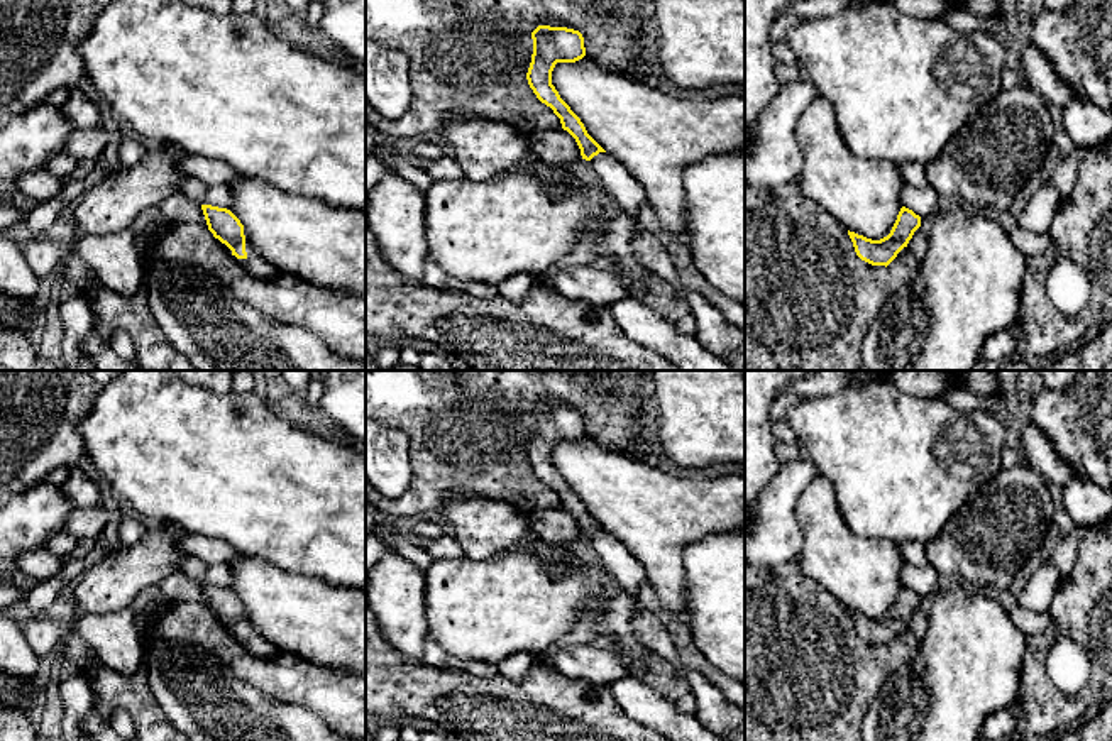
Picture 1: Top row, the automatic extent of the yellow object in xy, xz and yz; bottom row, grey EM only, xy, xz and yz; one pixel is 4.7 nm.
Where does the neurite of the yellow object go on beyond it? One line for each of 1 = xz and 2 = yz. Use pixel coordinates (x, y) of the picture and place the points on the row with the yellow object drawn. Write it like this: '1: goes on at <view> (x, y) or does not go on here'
1: does not go on here
2: does not go on here

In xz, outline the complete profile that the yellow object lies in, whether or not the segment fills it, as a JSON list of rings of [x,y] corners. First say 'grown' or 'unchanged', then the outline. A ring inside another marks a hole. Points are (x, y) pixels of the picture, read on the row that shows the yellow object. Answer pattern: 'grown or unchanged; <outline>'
unchanged; [[[538,25],[531,32],[533,54],[526,80],[537,98],[550,107],[560,118],[562,129],[577,142],[581,156],[591,161],[606,152],[586,130],[581,118],[560,98],[552,85],[552,71],[557,63],[575,63],[586,56],[584,37],[579,30],[567,27]]]

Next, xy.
grown; [[[201,205],[201,210],[208,230],[215,239],[218,239],[232,250],[232,255],[239,259],[249,274],[262,279],[271,279],[279,272],[267,259],[249,250],[244,235],[244,225],[230,210],[212,205]]]

